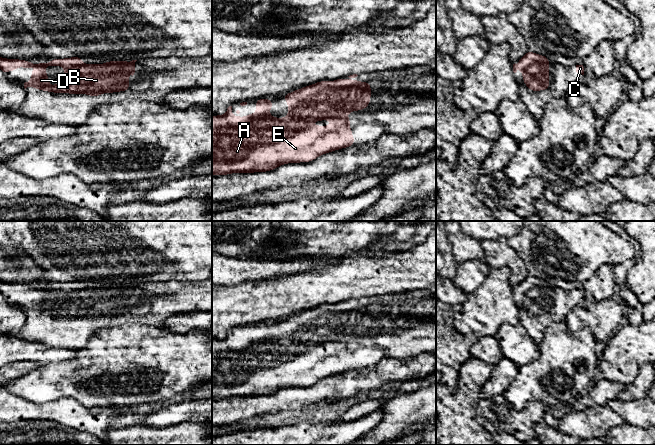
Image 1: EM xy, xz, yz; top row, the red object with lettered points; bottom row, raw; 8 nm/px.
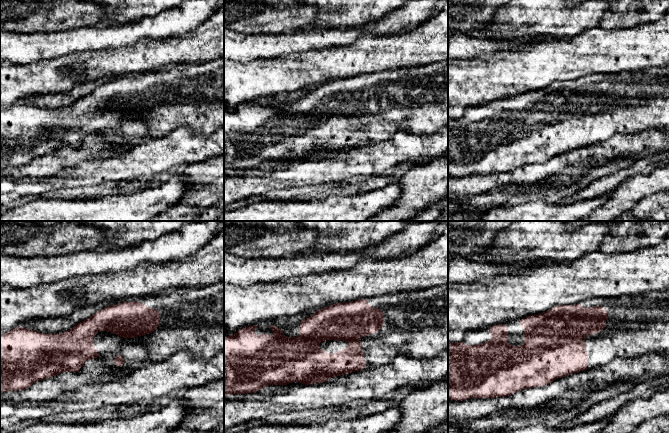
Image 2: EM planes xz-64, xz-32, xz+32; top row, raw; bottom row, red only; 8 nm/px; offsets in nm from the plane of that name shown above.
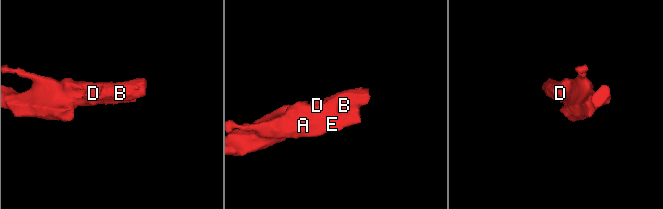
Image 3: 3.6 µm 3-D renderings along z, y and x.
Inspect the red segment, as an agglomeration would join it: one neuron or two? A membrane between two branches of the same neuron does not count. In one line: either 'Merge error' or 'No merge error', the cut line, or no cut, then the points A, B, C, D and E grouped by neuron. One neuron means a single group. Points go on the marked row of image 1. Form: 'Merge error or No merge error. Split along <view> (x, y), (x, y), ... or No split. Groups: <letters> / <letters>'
No merge error. No split. Groups: A B C D E

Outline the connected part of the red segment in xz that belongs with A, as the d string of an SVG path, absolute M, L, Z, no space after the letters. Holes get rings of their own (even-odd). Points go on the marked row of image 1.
M344 78L337 79L335 81L320 81L313 85L305 86L301 89L294 90L291 93L283 95L284 100L288 103L288 115L284 118L275 118L268 113L272 109L271 99L257 99L256 100L256 112L254 114L248 114L246 117L233 117L232 106L227 108L224 115L212 116L212 175L227 175L232 173L254 173L254 172L267 172L287 163L300 163L310 162L320 155L330 153L334 150L347 148L354 145L354 137L350 129L350 119L346 116L353 110L359 111L365 109L370 103L370 96L372 91L370 89L370 82L360 82L356 80L351 82ZM319 120L330 120L332 124L330 126L313 126L311 123Z

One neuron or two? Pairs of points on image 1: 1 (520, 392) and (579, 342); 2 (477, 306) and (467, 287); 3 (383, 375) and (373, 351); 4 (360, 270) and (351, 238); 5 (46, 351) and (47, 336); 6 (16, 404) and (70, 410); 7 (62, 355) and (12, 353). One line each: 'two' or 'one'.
1: one
2: two
3: two
4: two
5: two
6: one
7: one

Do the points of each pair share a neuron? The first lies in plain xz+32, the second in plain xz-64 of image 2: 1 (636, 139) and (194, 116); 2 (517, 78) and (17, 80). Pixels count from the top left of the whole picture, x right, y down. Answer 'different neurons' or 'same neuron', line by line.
1: different neurons
2: same neuron

